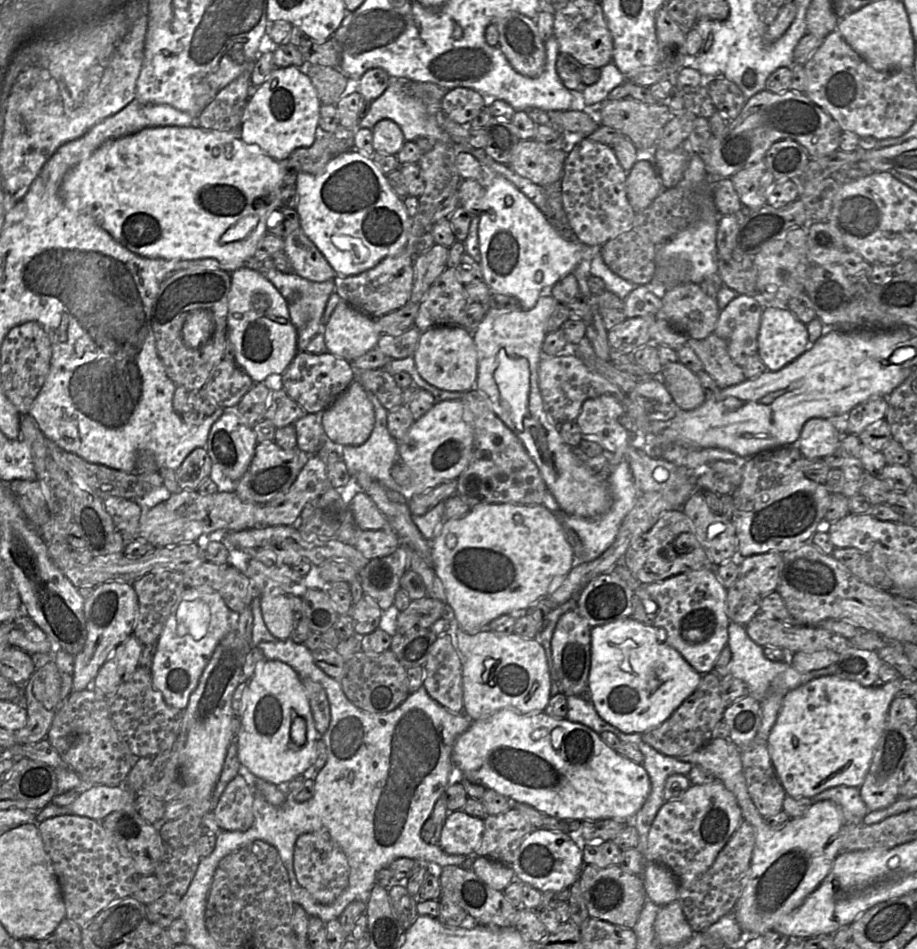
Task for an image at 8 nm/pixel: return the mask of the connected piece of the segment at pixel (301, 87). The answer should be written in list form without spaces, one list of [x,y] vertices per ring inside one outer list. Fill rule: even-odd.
[[[299,67],[275,68],[260,86],[254,88],[244,110],[239,138],[259,146],[268,156],[285,160],[294,150],[309,147],[318,132],[321,102],[309,79]]]

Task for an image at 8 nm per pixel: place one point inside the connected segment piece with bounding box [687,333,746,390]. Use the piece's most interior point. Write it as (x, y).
(712, 351)

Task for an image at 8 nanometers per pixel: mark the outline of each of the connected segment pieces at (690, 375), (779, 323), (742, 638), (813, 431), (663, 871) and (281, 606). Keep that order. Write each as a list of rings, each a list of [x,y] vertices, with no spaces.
[[[680,362],[663,366],[660,376],[679,410],[694,410],[705,402],[698,375]]]
[[[764,308],[758,335],[758,355],[767,371],[782,369],[811,345],[807,325],[788,308]]]
[[[732,622],[728,628],[729,638],[727,646],[730,648],[732,658],[726,666],[725,671],[720,671],[719,676],[731,674],[742,680],[748,687],[748,694],[758,701],[765,698],[774,688],[783,694],[798,688],[812,679],[835,674],[834,666],[830,665],[825,669],[814,670],[808,673],[799,673],[789,662],[771,661],[764,655],[764,648],[756,644],[747,634],[745,626]]]
[[[811,418],[804,424],[797,446],[808,459],[825,459],[837,450],[843,435],[836,422]]]
[[[646,862],[643,869],[646,897],[658,906],[678,899],[679,884],[673,873],[658,863]]]
[[[262,594],[260,597],[261,611],[266,627],[276,638],[290,638],[294,611],[288,595]]]

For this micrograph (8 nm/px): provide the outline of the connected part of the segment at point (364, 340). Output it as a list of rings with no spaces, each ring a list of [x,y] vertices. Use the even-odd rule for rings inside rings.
[[[345,301],[339,302],[323,328],[328,352],[353,361],[374,349],[382,335],[376,319]]]

